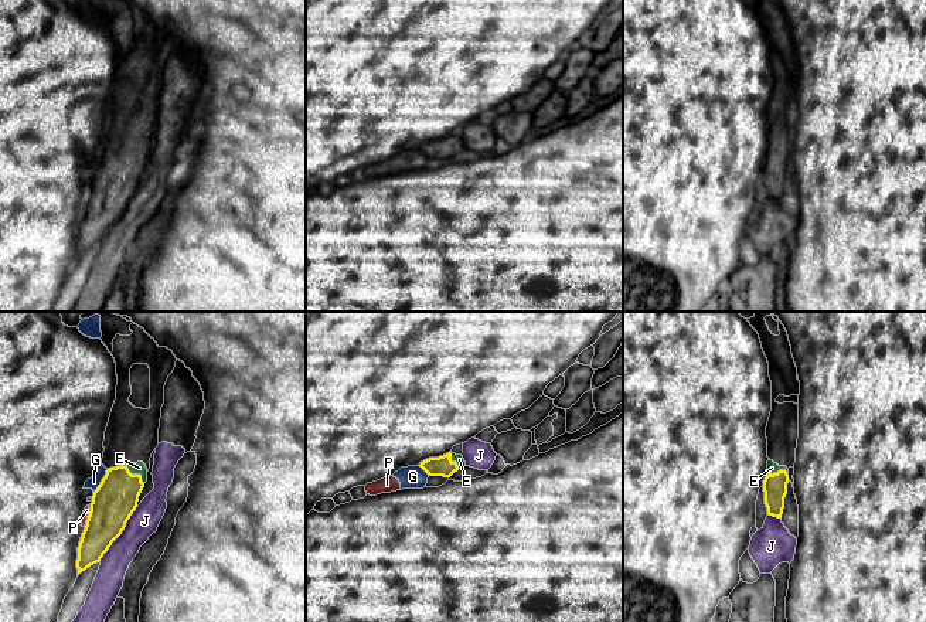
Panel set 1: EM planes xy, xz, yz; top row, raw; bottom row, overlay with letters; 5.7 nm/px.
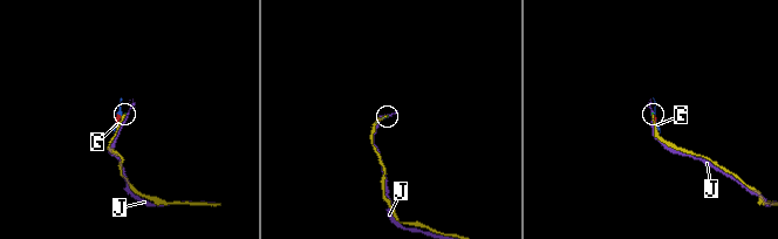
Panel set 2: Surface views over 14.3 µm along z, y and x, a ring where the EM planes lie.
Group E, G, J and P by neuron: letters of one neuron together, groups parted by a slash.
E / G P / J

